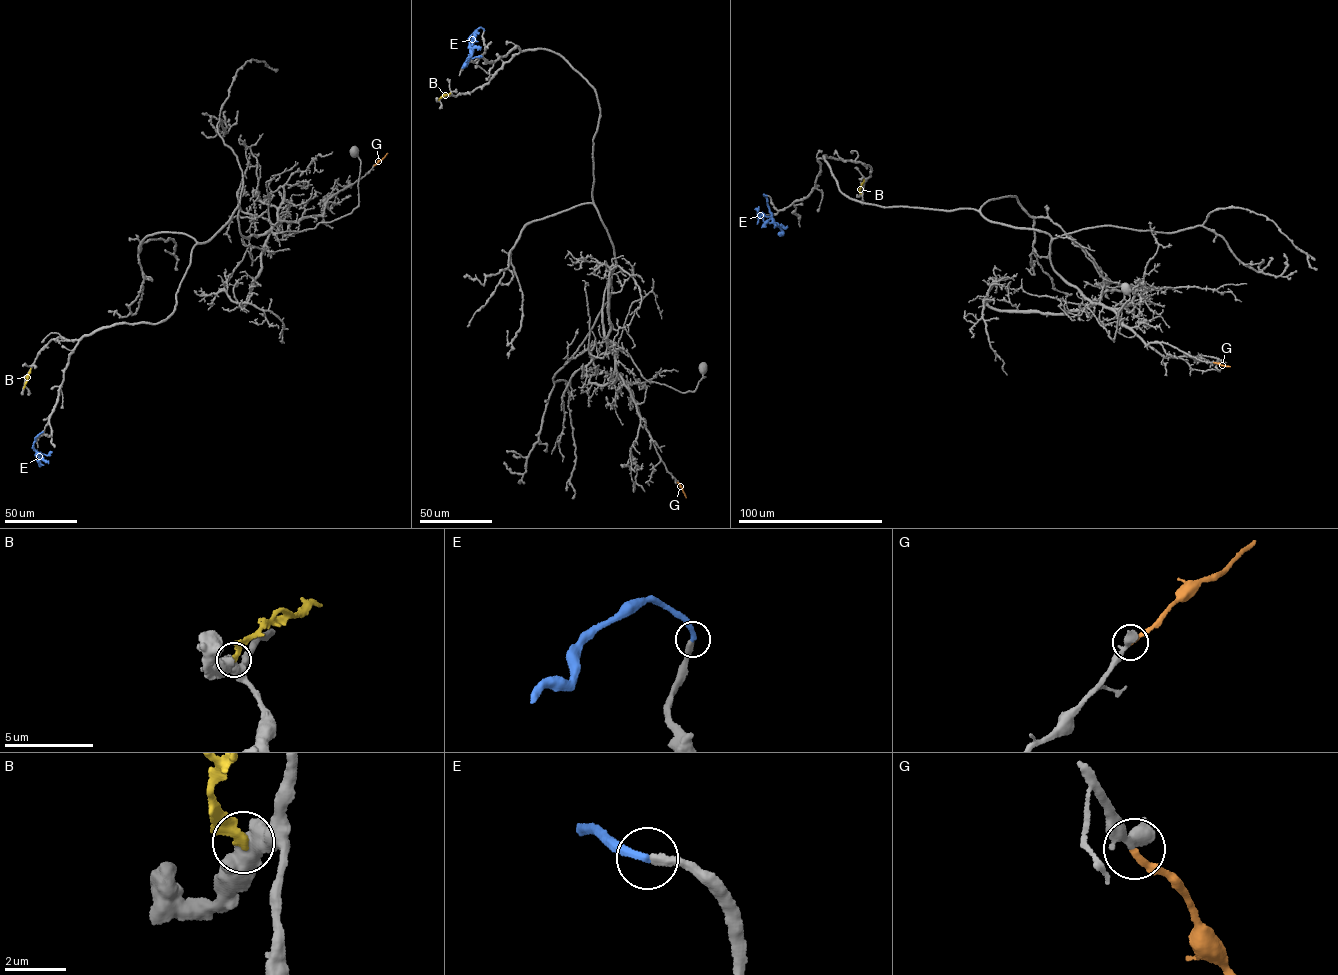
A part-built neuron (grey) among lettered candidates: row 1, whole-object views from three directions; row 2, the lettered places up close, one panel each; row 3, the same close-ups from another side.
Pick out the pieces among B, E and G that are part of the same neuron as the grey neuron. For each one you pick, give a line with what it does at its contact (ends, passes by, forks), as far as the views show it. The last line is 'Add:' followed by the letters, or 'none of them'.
G: it ends
Add: G

